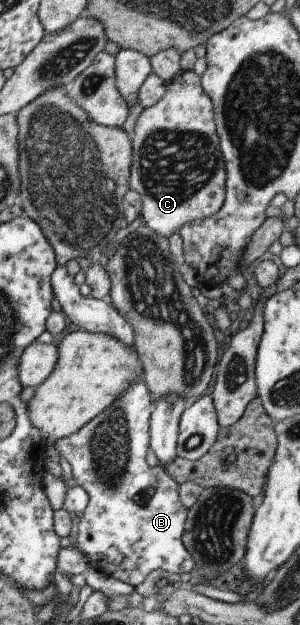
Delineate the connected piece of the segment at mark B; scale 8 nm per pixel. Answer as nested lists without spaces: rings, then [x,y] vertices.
[[[132,379],[132,387],[118,395],[110,407],[106,407],[78,431],[54,441],[50,448],[57,456],[64,457],[70,465],[72,479],[88,495],[88,505],[80,513],[76,527],[78,551],[90,560],[90,567],[104,569],[112,578],[132,587],[150,575],[188,573],[194,567],[191,553],[181,542],[186,509],[178,499],[179,485],[164,473],[160,465],[150,467],[146,463],[148,425],[152,411],[149,390],[143,379]]]

